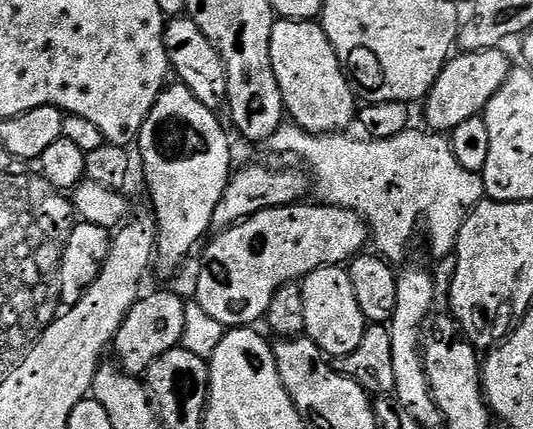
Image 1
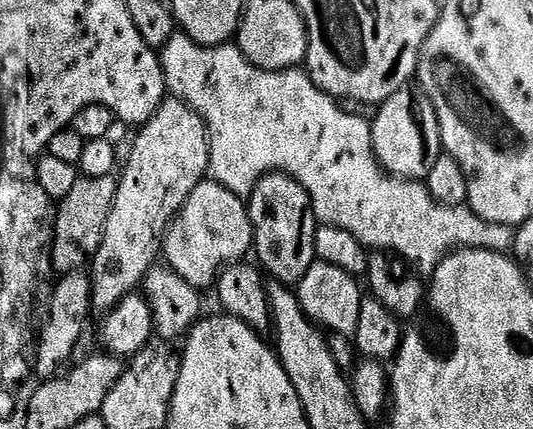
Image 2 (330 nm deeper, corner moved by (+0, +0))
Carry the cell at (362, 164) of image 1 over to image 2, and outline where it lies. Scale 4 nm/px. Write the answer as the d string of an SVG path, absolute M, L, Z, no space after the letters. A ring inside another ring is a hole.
M177 34L159 53L160 65L164 71L164 81L168 87L171 99L181 100L190 110L194 110L202 118L202 122L208 128L208 176L214 182L226 186L236 196L247 198L251 196L254 186L263 176L269 172L284 172L287 176L293 176L297 182L310 194L312 209L317 221L321 225L329 224L338 230L350 230L358 242L362 242L364 247L369 250L379 250L384 254L395 254L404 260L409 260L412 264L417 264L425 274L435 272L436 265L442 263L446 257L461 248L481 248L487 252L507 253L515 245L516 232L513 225L499 224L498 222L486 222L474 210L467 206L446 206L438 202L428 189L427 183L419 180L402 180L398 176L391 176L380 167L376 161L376 151L372 148L372 125L369 121L354 114L346 114L346 111L339 108L337 101L333 97L325 94L316 85L307 71L304 70L285 70L283 72L265 72L264 69L254 66L246 59L244 53L240 51L235 43L217 44L215 48L208 48L205 44L194 42L190 37Z

